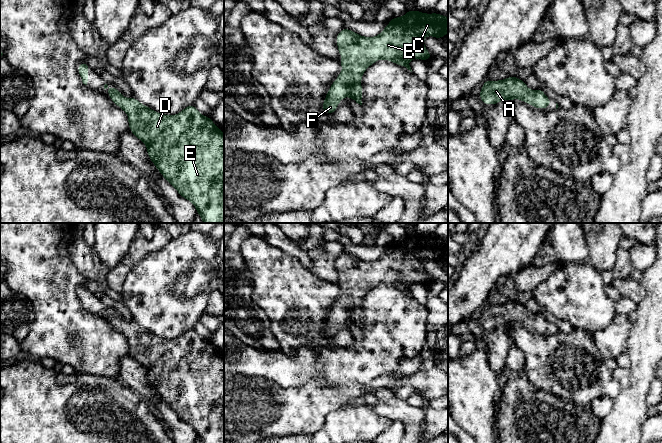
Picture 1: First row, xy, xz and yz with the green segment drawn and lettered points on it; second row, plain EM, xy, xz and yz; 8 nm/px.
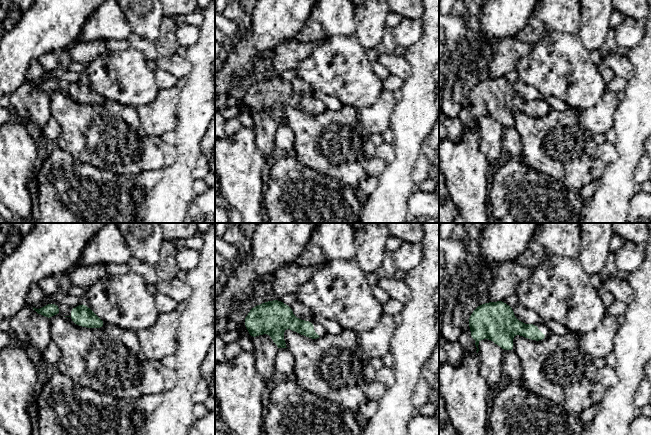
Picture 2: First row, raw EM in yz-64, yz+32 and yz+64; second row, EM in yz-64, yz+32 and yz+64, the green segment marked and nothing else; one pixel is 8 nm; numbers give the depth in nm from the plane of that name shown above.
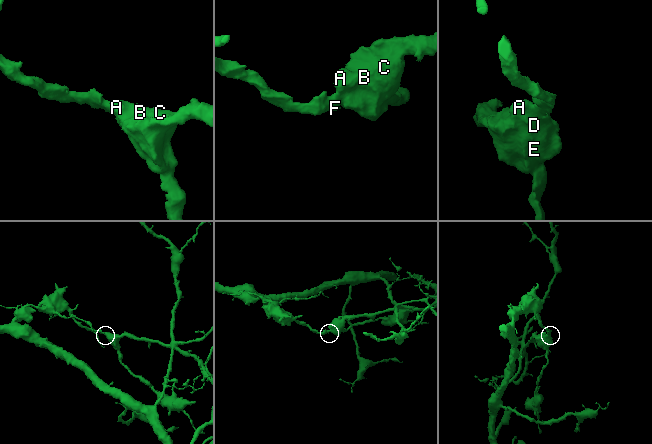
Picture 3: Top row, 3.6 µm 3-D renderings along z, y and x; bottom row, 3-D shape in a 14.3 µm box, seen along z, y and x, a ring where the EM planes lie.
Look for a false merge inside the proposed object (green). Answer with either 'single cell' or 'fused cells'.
single cell

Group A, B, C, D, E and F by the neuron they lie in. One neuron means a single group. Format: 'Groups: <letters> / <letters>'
Groups: A B C D E F

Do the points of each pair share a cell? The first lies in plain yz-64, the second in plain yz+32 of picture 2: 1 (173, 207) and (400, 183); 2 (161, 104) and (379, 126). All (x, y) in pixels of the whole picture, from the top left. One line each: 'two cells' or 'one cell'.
1: one cell
2: one cell

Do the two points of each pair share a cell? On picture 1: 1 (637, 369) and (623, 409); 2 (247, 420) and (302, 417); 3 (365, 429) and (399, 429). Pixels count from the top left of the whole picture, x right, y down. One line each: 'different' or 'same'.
1: same
2: same
3: different

